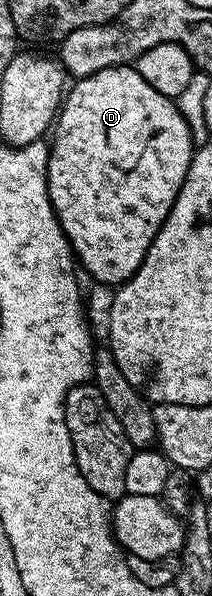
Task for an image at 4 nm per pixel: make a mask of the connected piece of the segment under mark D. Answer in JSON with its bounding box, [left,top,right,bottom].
[47,65,195,287]

